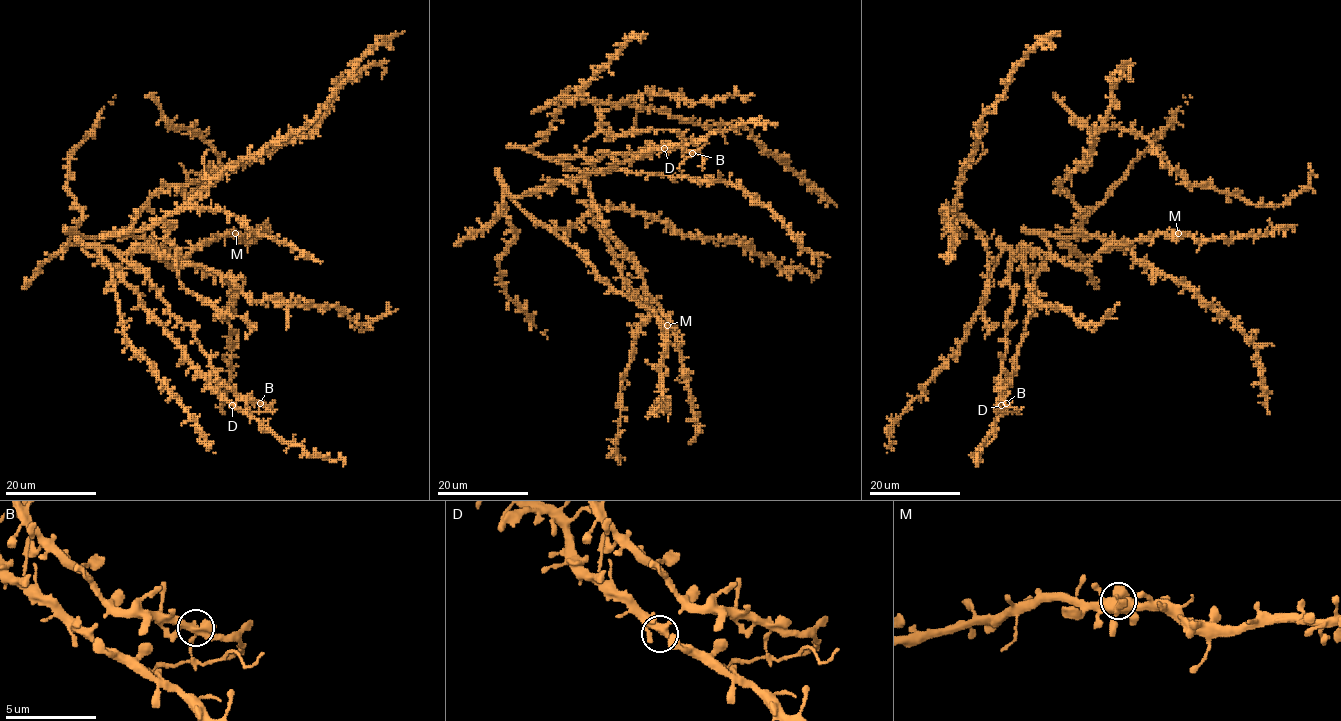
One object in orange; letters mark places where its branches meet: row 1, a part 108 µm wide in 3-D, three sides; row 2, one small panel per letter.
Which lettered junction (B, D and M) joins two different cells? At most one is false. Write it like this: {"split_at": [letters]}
{"split_at": ["B"]}

